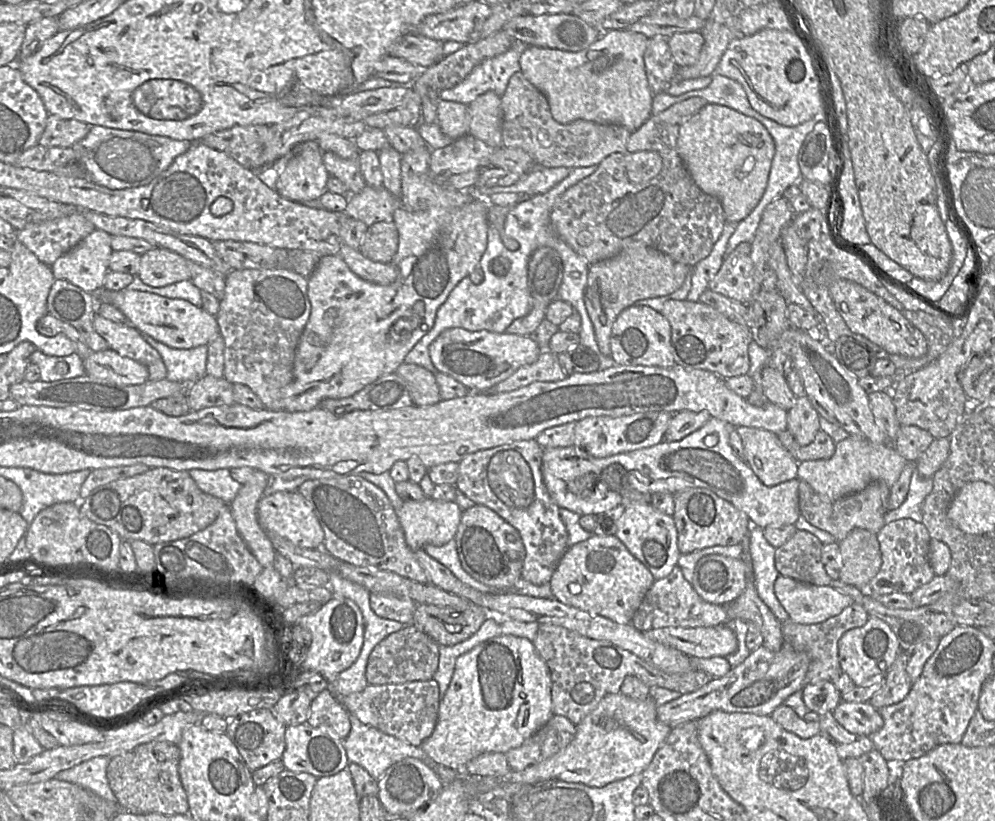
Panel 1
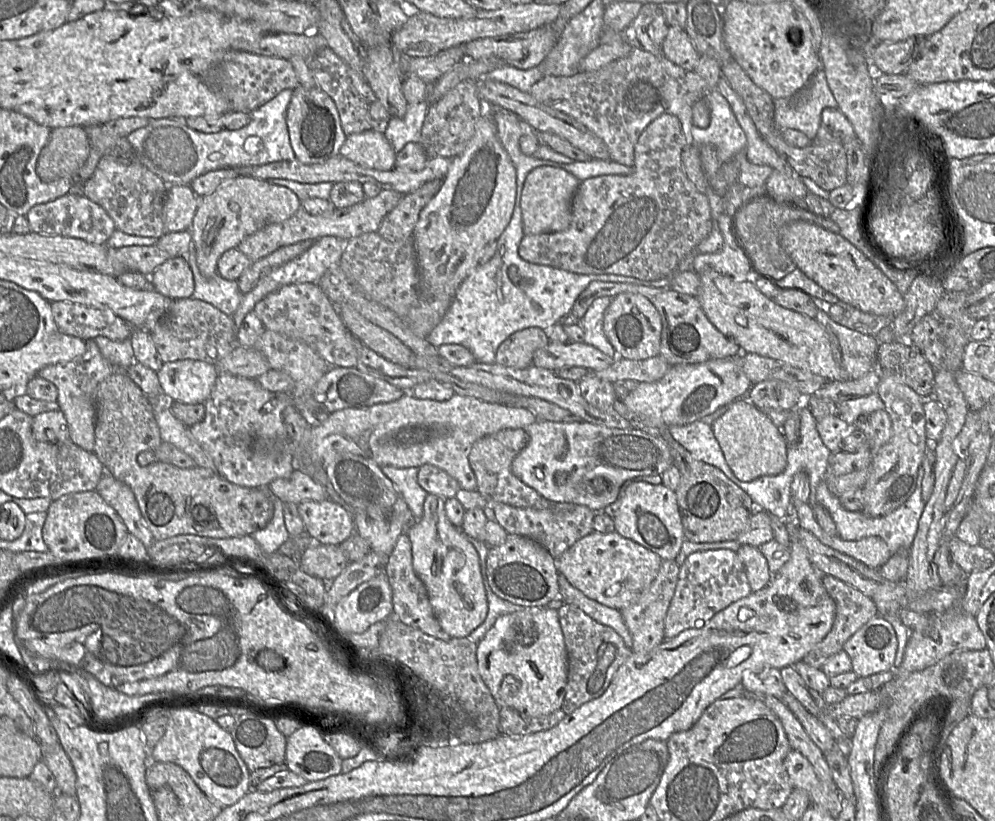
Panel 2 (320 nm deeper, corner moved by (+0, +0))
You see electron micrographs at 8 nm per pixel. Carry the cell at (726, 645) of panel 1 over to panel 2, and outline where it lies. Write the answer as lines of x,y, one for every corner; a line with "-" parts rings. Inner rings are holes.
771,666
745,670
741,684
745,691
770,694
779,699
787,692
780,669

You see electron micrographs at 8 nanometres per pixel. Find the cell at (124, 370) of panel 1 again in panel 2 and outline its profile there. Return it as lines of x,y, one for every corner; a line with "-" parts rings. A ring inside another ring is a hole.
184,359
166,362
157,372
164,395
186,404
205,403
219,377
214,364

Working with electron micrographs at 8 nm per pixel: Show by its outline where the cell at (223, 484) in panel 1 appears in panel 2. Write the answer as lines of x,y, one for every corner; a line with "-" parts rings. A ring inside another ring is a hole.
272,492
271,500
274,507
272,519
263,529
251,534
265,555
276,552
290,537
284,524
284,502

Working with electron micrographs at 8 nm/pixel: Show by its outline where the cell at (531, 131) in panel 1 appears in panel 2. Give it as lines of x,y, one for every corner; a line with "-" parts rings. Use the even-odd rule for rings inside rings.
632,49
626,57
614,60
595,71
578,72
573,76
544,75
531,87
530,94
543,105
573,117
601,138
608,148
611,161
632,167
639,137
653,120
663,114
674,115
679,119
686,146
693,145
692,108
709,91
711,89
705,80
695,71
686,71
663,55

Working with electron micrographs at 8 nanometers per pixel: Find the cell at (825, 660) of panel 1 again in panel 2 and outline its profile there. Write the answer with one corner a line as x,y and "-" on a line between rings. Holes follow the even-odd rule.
823,575
823,585
836,605
835,618
831,630
817,643
802,659
814,668
821,668
834,654
843,649
844,643
866,622
878,615
874,601
853,586
835,578
832,575

